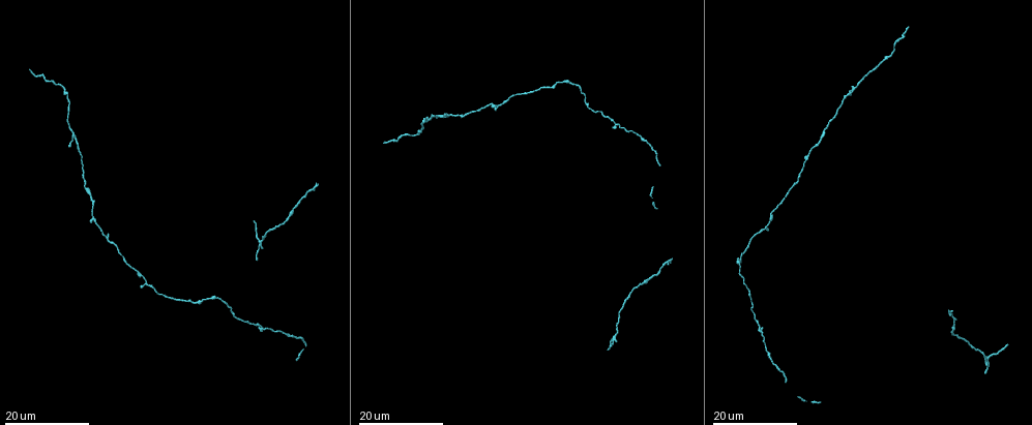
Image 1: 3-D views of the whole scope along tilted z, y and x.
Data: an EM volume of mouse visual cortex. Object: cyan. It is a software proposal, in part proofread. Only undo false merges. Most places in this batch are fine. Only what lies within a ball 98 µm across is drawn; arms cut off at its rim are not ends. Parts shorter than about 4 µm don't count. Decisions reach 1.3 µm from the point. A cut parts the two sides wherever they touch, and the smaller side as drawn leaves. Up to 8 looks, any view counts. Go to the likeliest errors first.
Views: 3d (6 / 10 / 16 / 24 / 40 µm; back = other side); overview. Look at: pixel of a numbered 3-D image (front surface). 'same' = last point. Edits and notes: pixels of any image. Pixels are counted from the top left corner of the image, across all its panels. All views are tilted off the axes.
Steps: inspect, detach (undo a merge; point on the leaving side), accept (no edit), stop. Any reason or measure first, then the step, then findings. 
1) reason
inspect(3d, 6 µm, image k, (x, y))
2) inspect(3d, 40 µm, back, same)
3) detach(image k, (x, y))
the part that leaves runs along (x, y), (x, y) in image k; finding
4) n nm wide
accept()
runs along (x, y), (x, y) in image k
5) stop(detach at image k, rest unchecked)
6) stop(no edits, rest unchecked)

inspect(3d, 24 µm, image 1, (283, 223))

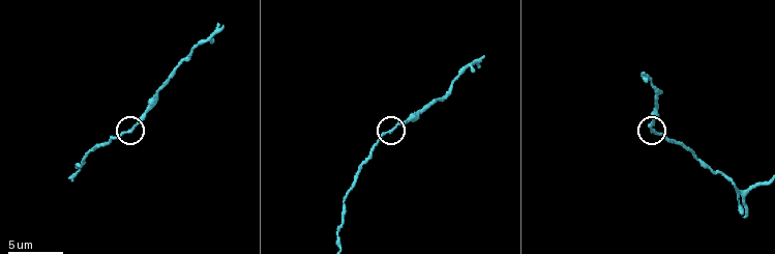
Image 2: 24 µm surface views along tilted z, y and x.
inspect(3d, 6 µm, image 2, (391, 131))

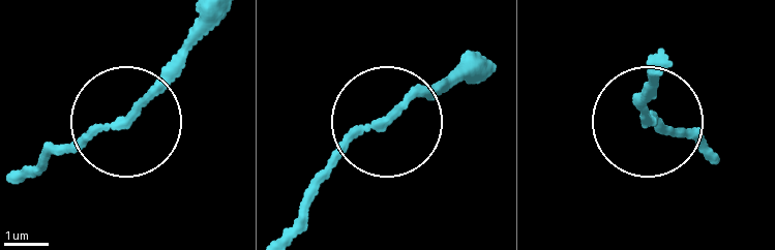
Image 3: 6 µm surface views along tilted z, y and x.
inspect(3d, 6 µm, back, image 3, (647, 121))

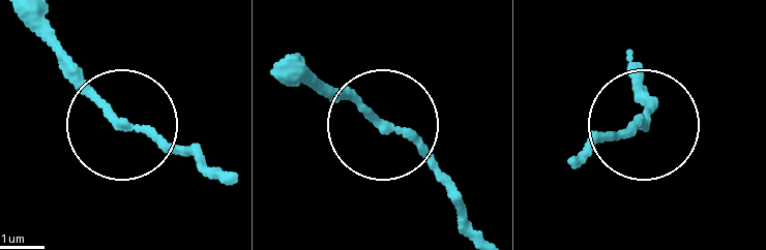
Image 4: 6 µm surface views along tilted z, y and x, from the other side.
accept()
one cell here

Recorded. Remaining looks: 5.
side arm on a straight run
inspect(3d, 24 µm, image 1, (146, 284))

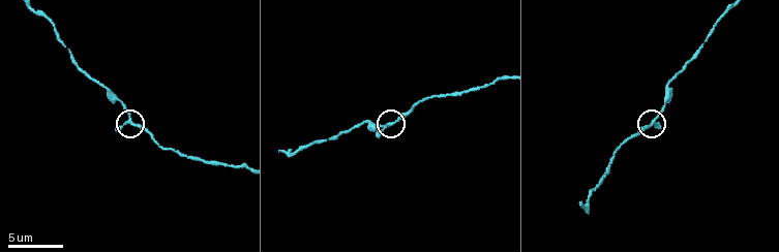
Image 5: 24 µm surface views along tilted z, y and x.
inspect(3d, 6 µm, image 5, (650, 126))

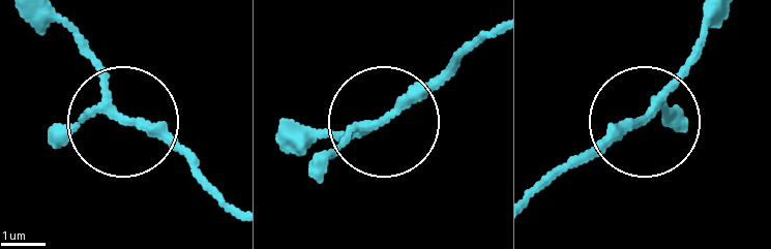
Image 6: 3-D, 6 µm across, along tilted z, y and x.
3 arms
accept()
runs along (235, 204), (123, 118), (60, 20) in image 6; one cell here

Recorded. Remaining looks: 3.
side arm on a straight run
inspect(3d, 6 µm, image 5, (280, 151))

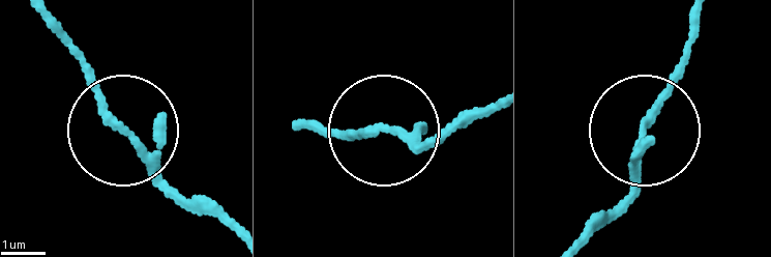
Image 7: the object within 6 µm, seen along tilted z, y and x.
other side
inspect(3d, 6 µm, back, image 7, (382, 129))

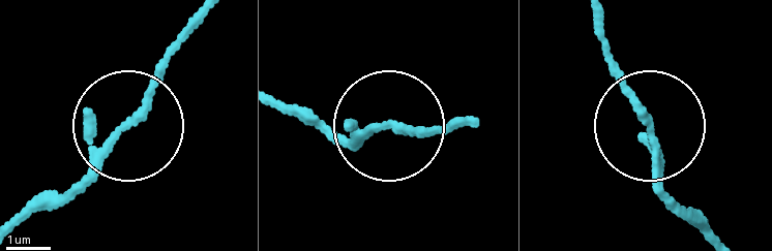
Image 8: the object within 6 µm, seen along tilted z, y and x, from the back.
3 arms
accept()
runs along (712, 238), (660, 170), (601, 26) in image 8; one cell here

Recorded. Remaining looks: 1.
stop(no edits, rest unchecked)

